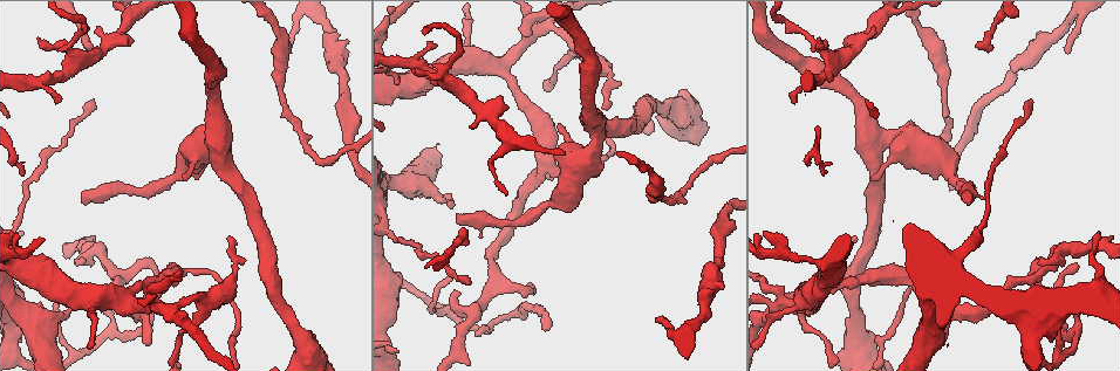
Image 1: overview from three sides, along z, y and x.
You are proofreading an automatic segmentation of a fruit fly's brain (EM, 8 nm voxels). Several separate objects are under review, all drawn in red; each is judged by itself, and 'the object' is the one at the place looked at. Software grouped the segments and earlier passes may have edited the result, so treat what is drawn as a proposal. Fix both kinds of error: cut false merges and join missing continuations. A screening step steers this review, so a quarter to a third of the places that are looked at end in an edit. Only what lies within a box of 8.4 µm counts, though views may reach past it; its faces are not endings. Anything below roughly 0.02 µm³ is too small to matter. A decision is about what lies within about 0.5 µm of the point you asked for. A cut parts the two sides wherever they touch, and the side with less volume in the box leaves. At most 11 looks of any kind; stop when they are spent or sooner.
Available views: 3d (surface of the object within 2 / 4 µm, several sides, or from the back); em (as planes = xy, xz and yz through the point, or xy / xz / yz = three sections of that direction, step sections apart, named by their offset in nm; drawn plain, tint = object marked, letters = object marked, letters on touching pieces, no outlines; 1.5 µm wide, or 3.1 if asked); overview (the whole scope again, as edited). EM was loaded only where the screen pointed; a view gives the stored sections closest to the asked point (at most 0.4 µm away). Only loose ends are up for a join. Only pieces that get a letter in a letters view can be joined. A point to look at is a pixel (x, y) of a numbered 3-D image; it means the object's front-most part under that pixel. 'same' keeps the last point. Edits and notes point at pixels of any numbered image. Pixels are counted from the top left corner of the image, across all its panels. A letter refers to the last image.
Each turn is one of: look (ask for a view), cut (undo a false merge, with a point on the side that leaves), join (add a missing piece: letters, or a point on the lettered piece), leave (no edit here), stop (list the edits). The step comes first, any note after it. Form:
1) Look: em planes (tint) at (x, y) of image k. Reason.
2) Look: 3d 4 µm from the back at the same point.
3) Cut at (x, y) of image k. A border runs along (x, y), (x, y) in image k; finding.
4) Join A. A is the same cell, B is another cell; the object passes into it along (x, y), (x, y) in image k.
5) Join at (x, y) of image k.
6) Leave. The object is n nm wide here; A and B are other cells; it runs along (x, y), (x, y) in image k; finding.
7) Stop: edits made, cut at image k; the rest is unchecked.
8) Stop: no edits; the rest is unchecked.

Look: 3d 4 µm at (846, 87) of image 1. Narrows sharply.

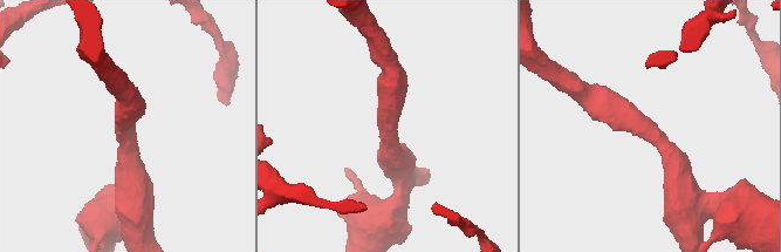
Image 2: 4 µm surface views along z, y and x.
Look: em planes (tint) at (388, 129) of image 2. The arms are 420, 420 nm wide; need the tissue.

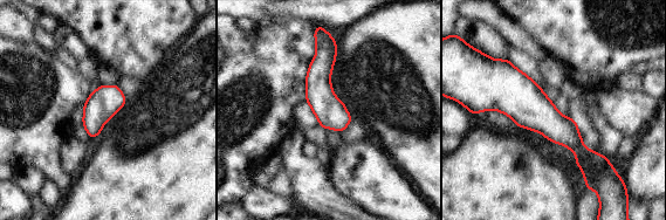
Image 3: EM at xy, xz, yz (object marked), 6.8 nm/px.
Look: em planes (letters) at the same point.

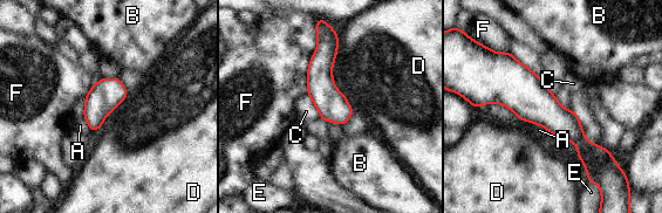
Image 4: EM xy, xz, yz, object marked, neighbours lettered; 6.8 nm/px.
Leave. A, B, C, D, E and F are other cells; one neuron here.

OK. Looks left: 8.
Look: em planes (letters) at (844, 46) of image 1. Branch stops here.

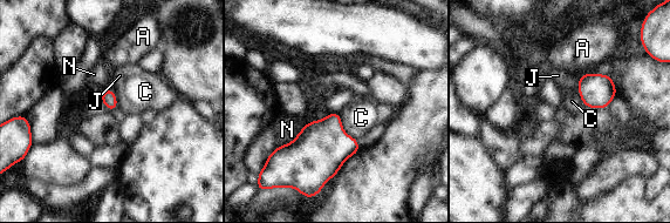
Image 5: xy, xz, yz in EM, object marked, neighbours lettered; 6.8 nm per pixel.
Leave. The longest contact is with N, 220 nm; A, C, J and N are other cells; a border runs along (306, 124), (288, 143), (282, 144) in image 5; none of them fits.

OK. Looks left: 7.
Look: em planes (letters) at (458, 37) of image 1. Abrupt turn.

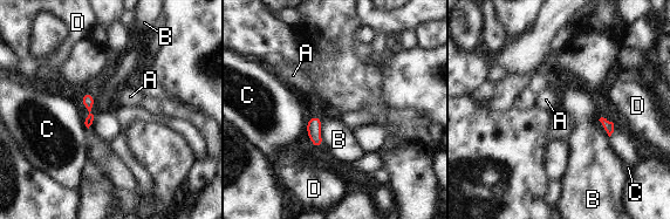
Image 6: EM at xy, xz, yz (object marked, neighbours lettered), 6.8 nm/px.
Leave. The longest contact is with B, 190 nm; A, B, C and D are other cells; a border runs along (320, 118), (320, 138), (323, 144) in image 6; all the same neuron.

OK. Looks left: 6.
Look: em planes (letters) at (655, 321) of image 1. Thin end.

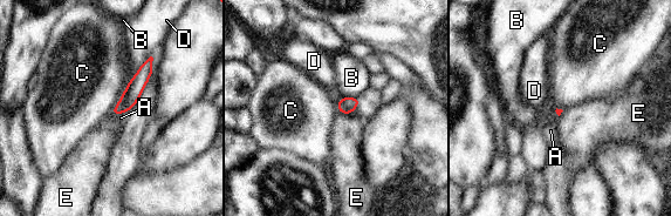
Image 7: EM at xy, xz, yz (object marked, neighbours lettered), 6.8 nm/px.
Join A. A is the same cell, B, C, D and E are other cells; the object passes into it along (136, 86), (121, 113), (121, 117) in image 7; it goes on there.

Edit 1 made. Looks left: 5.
Stop: edits made, join at image 7; the rest is unchecked.

